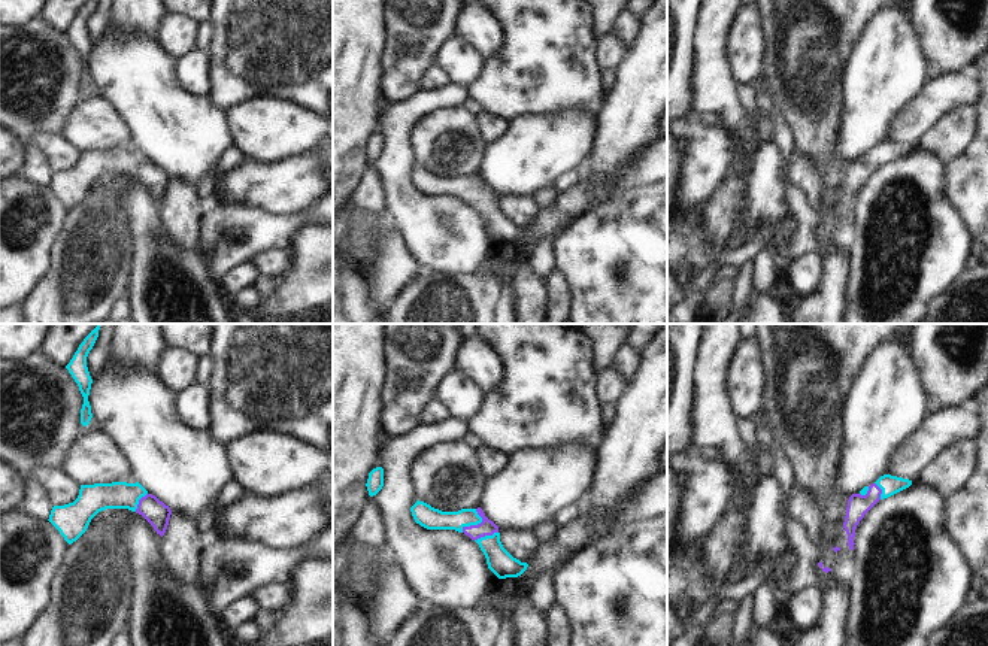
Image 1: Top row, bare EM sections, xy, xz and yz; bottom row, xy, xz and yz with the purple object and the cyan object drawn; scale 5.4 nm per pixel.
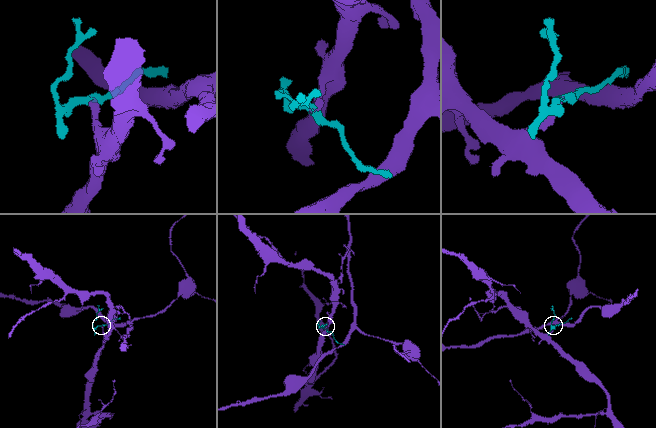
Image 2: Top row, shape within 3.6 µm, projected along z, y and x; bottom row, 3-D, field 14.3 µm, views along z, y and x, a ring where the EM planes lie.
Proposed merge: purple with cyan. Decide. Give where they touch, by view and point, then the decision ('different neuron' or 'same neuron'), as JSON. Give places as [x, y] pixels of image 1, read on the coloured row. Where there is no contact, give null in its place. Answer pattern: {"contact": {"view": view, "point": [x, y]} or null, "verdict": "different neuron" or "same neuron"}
{"contact": {"view": "xz", "point": [478, 524]}, "verdict": "same neuron"}

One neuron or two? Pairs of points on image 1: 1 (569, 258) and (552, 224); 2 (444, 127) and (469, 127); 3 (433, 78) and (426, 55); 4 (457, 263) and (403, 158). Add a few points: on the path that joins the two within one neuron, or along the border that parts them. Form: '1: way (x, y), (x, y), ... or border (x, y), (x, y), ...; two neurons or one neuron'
1: border (588, 211), (575, 218), (561, 231); two neurons
2: way (449, 127), (463, 127); one neuron
3: border (439, 63), (429, 72), (424, 90); two neurons
4: way (442, 237), (406, 202), (403, 184); one neuron

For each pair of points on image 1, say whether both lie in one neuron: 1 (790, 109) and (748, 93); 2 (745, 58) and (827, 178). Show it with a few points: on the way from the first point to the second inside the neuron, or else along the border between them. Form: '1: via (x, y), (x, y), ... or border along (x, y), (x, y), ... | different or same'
1: border along (752, 87), (781, 123) | different
2: border along (767, 44), (766, 69), (760, 78), (748, 82) | different

